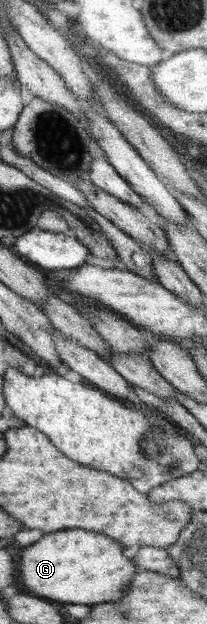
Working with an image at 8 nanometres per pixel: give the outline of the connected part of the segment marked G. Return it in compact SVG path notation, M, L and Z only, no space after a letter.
M78 528L46 534L36 544L20 552L20 576L30 594L65 604L102 604L126 596L138 567L124 556L118 541L100 533Z

